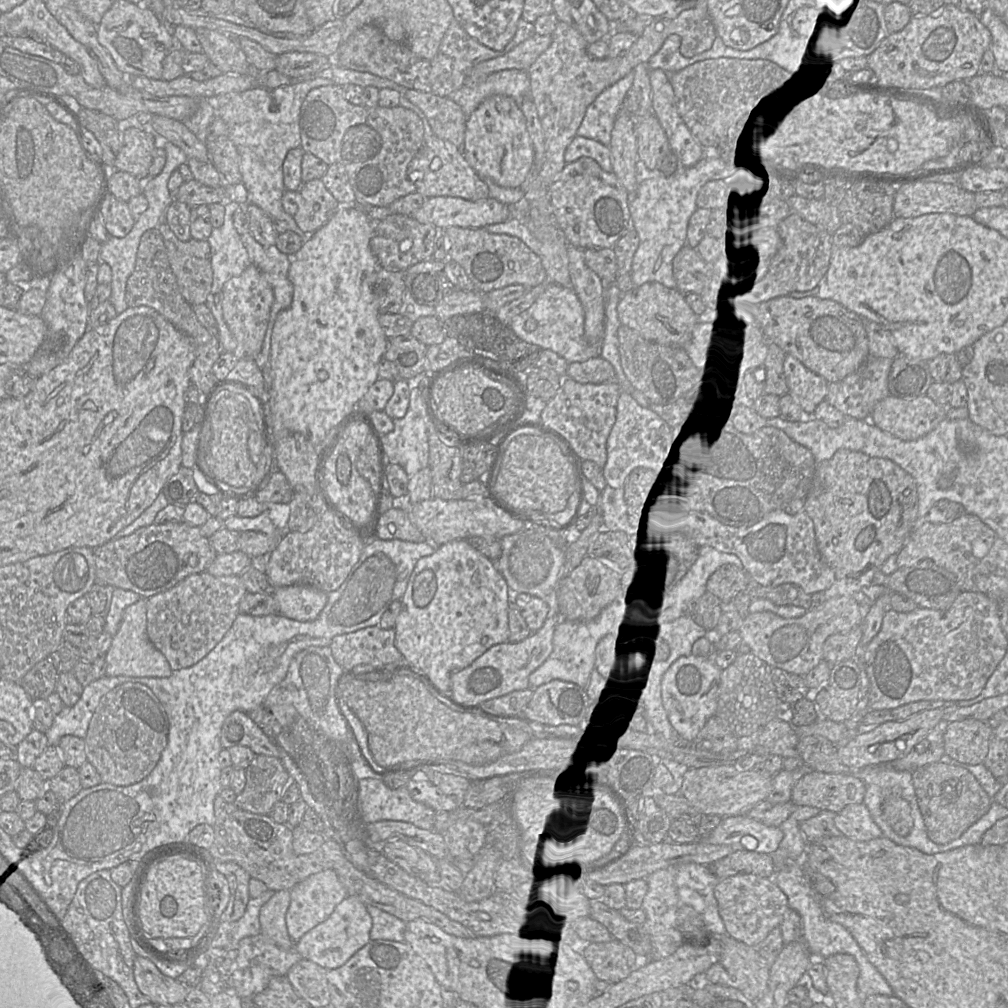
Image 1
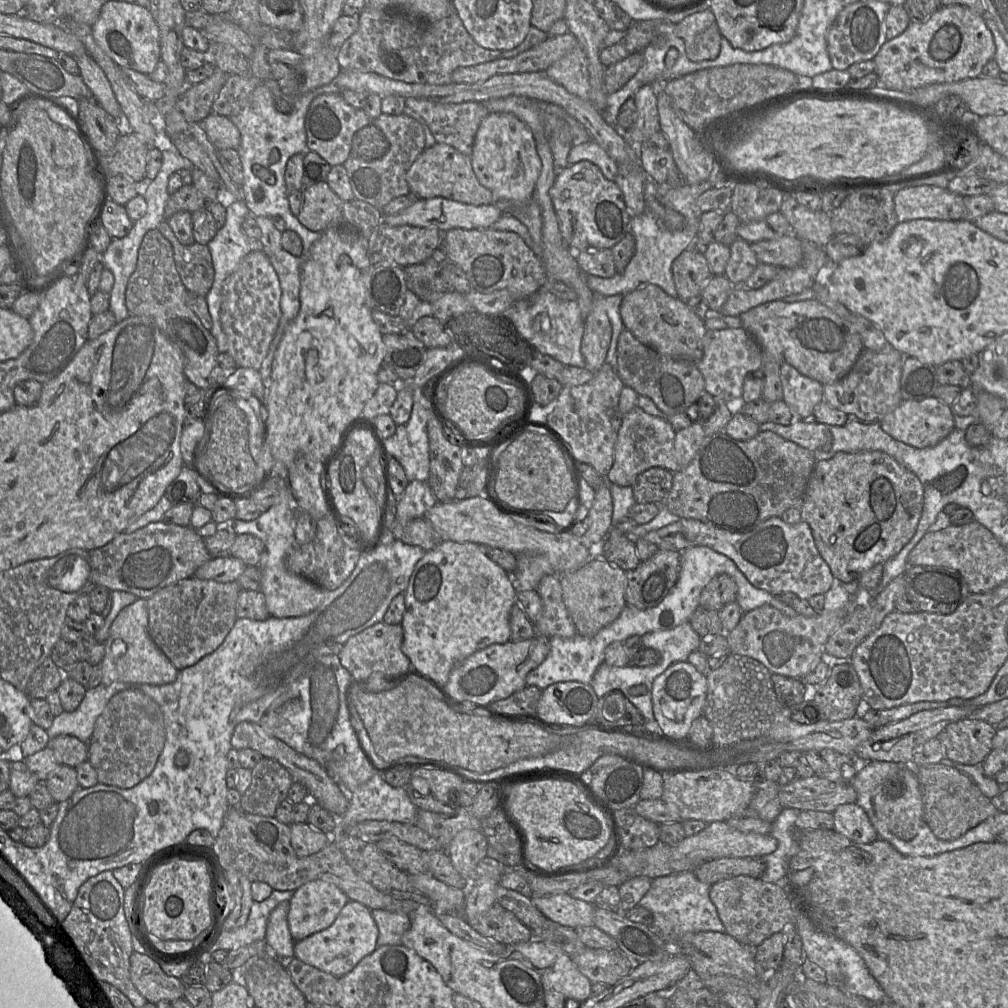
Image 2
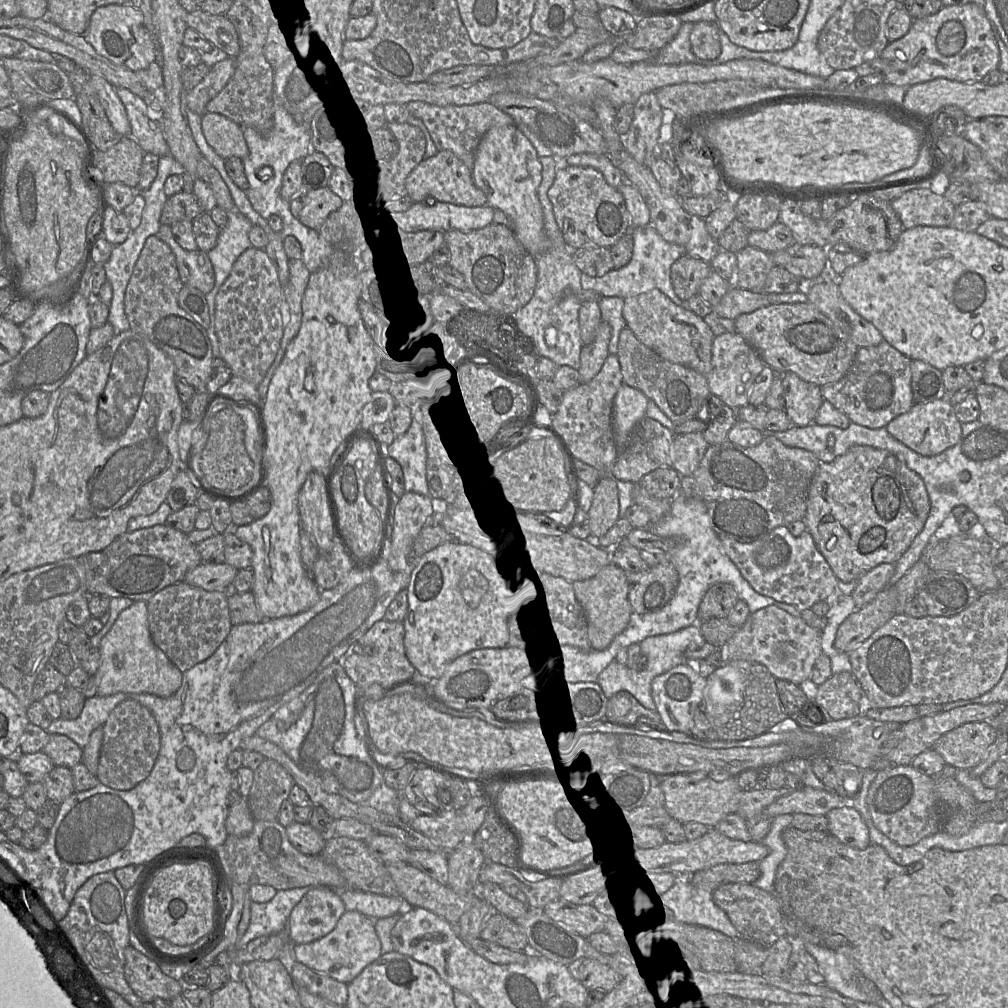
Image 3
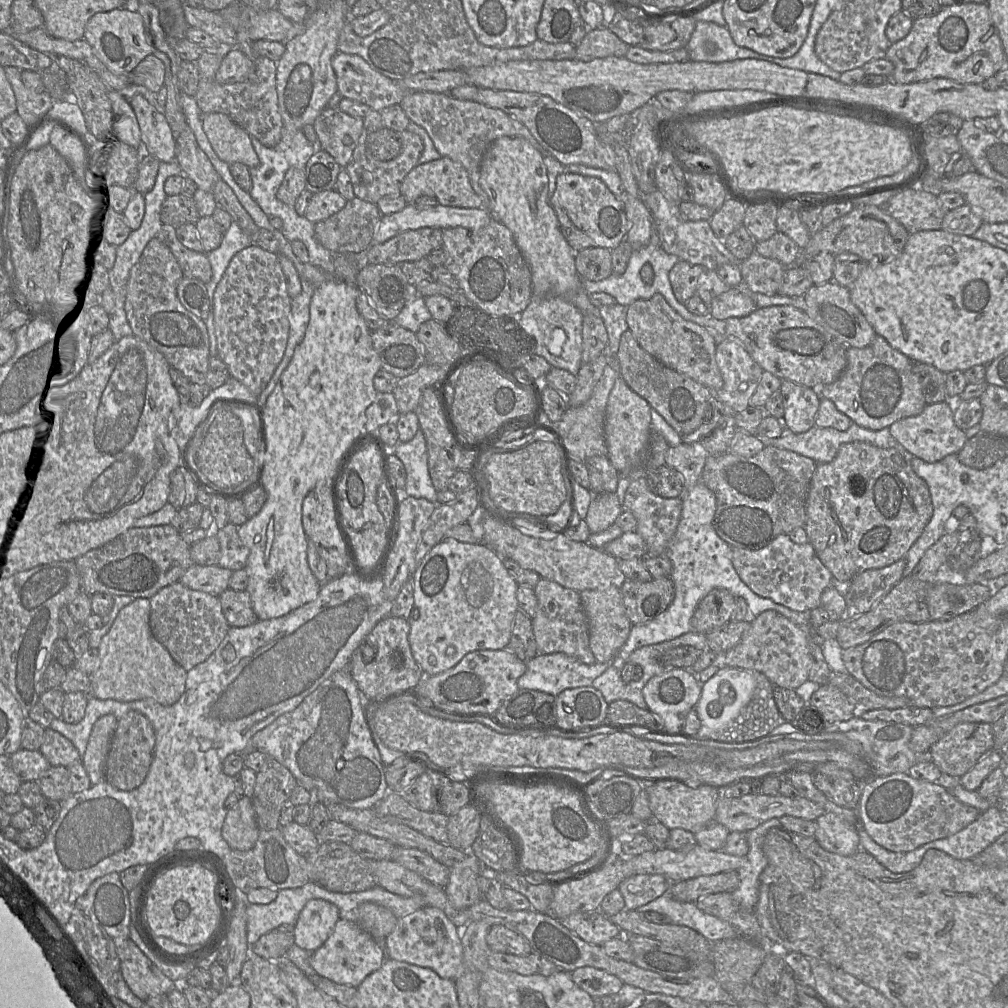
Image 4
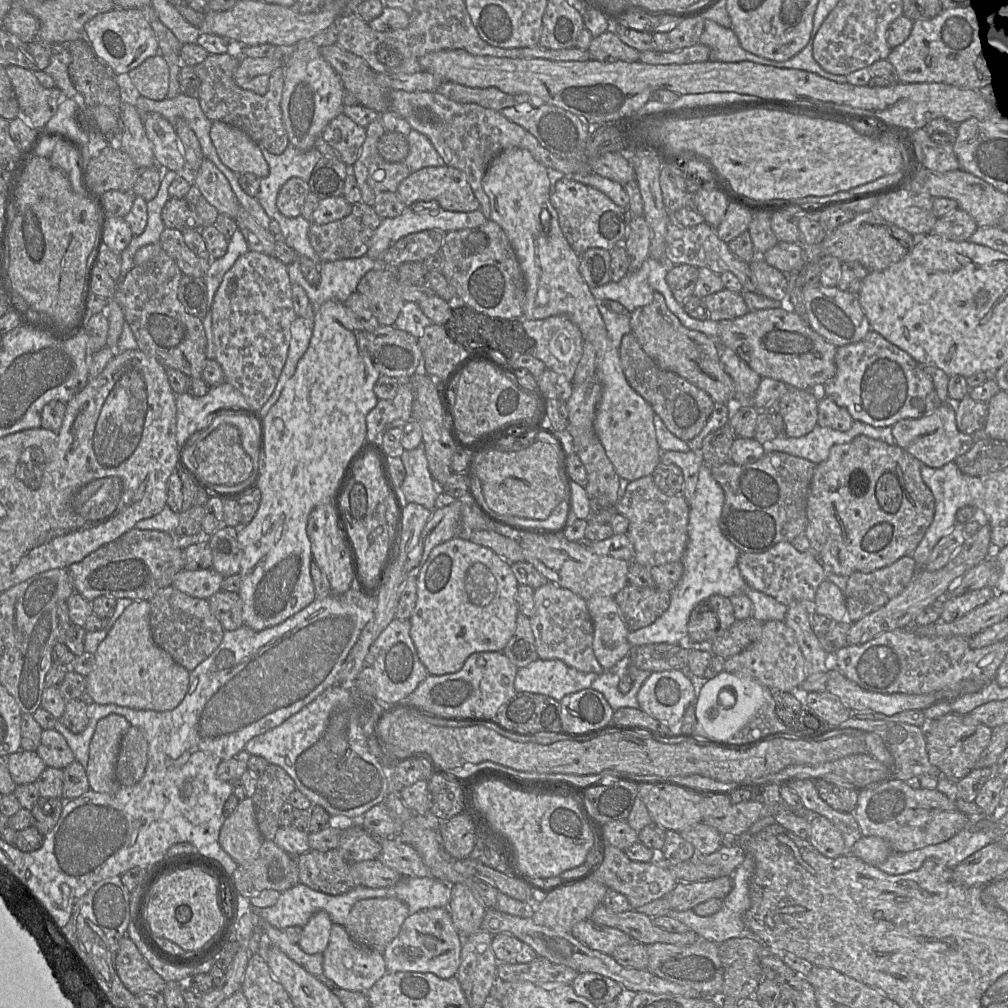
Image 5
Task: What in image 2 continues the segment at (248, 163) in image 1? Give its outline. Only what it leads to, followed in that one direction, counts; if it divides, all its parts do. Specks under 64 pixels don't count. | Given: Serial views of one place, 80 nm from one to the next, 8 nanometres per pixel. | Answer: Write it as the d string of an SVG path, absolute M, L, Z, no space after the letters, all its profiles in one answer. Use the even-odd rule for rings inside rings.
M271 78L253 91L248 106L239 114L228 117L241 134L241 143L237 152L243 169L244 202L250 210L250 214L255 217L282 217L286 228L296 232L301 238L303 255L308 254L310 247L320 238L321 233L307 229L291 212L285 183L286 165L291 156L310 151L307 149L305 118L312 101L321 94L341 92L342 90L332 82L307 94L293 97L291 111L282 113L276 109L275 100L282 98L283 93L277 80ZM268 88L272 90L271 94Z

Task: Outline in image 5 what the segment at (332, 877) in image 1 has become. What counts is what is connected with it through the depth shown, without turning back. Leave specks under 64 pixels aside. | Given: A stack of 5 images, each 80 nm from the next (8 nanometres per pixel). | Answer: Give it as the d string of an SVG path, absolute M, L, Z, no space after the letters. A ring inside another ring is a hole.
M317 911L303 927L299 947L307 954L323 953L329 943L332 925L327 912Z

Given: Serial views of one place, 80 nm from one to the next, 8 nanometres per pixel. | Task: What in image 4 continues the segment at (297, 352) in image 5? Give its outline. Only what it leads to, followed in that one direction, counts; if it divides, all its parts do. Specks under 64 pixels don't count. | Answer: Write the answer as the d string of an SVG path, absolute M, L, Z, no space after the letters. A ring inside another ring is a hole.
M301 279L302 290L291 299L290 330L284 355L265 389L258 397L258 405L263 412L265 403L279 381L283 371L289 365L296 346L301 343L310 320L310 302L315 291L312 283Z

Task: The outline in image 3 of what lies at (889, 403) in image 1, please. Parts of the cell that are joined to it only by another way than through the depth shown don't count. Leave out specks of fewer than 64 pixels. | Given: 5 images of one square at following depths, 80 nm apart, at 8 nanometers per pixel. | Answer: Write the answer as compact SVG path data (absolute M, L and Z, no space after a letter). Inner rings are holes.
M948 398L936 399L927 403L915 403L912 408L890 421L886 429L900 441L922 456L936 456L963 439L961 424L956 418L953 404Z

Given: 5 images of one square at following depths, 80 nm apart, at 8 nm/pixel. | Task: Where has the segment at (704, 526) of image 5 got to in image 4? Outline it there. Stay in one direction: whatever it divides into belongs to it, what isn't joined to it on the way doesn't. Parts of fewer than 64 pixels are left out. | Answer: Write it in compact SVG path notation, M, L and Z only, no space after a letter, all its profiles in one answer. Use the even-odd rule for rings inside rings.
M701 481L692 489L683 489L680 498L683 503L681 518L675 535L665 555L672 563L671 579L674 584L674 599L669 607L649 622L632 625L629 637L617 656L628 661L628 656L643 646L661 643L677 638L691 631L691 618L700 600L711 590L724 588L736 598L744 598L749 606L750 617L756 617L766 610L774 610L800 626L809 638L809 615L791 610L769 598L754 593L739 577L731 559L732 547L723 541L713 527L716 511L714 493Z

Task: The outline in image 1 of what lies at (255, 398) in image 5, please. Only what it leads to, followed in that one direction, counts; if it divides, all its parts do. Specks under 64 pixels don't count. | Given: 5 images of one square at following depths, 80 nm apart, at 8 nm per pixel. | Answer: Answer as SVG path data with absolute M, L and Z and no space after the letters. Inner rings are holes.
M250 264L241 275L229 279L223 285L223 318L237 342L237 347L231 352L237 360L255 360L260 353L273 302L272 287L264 274L253 264Z

